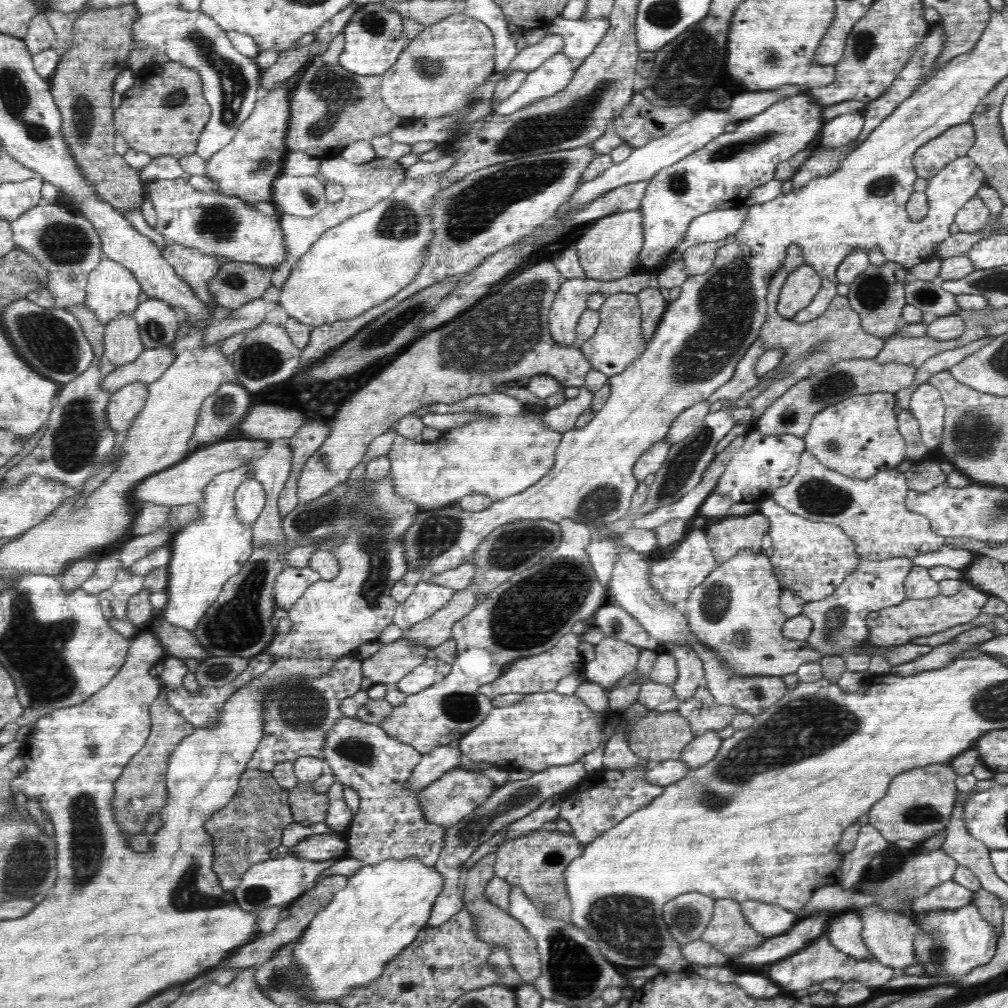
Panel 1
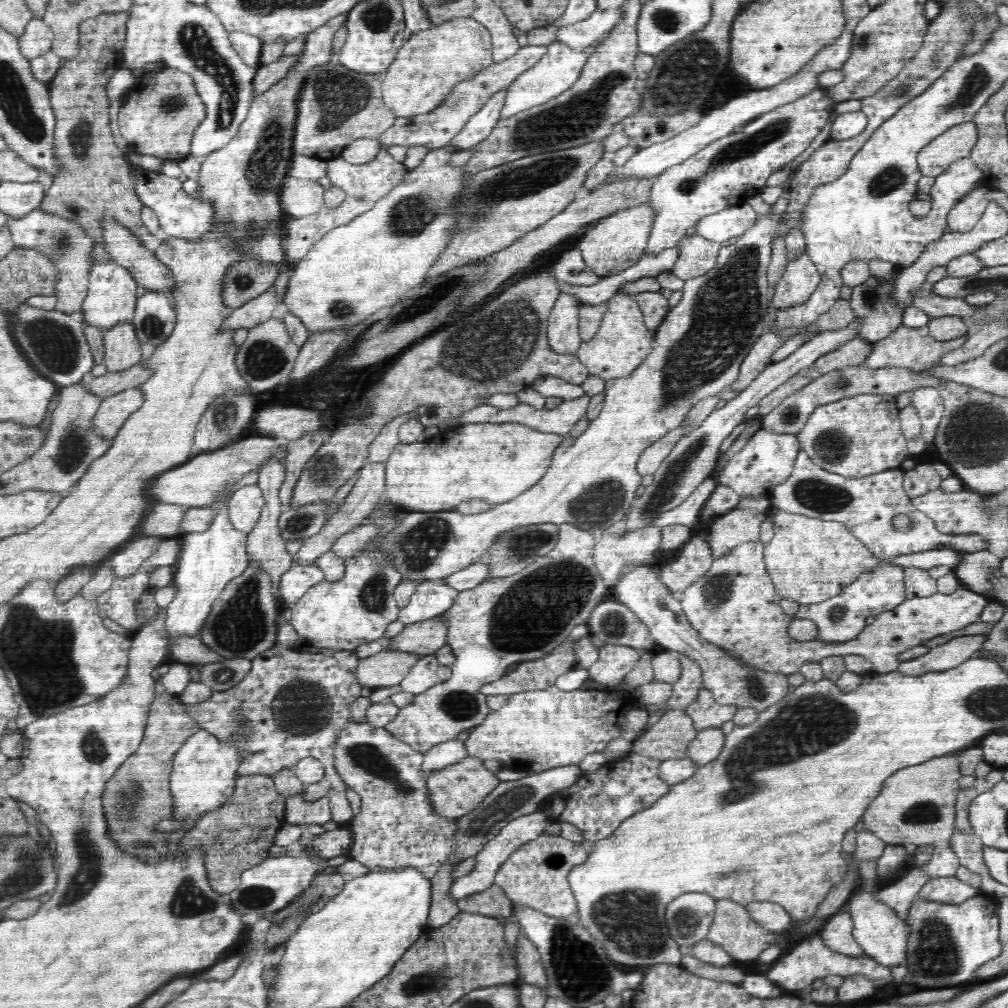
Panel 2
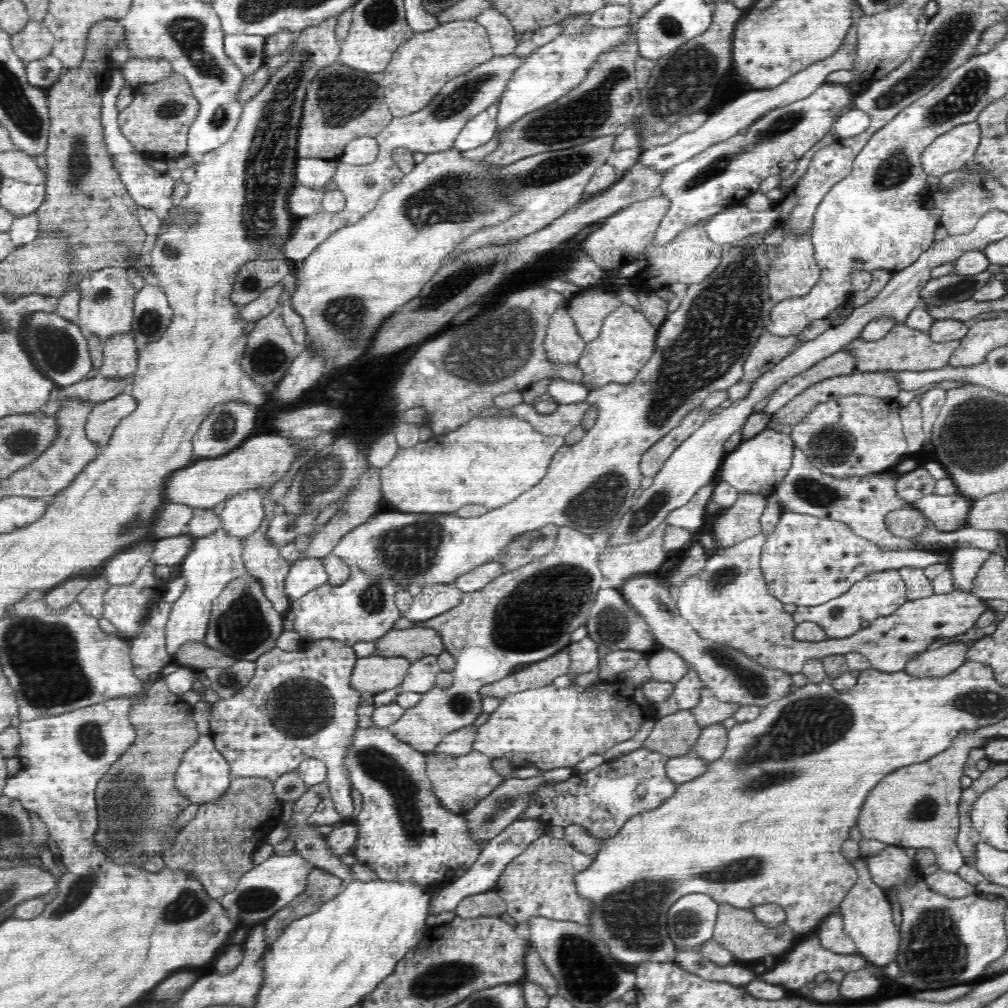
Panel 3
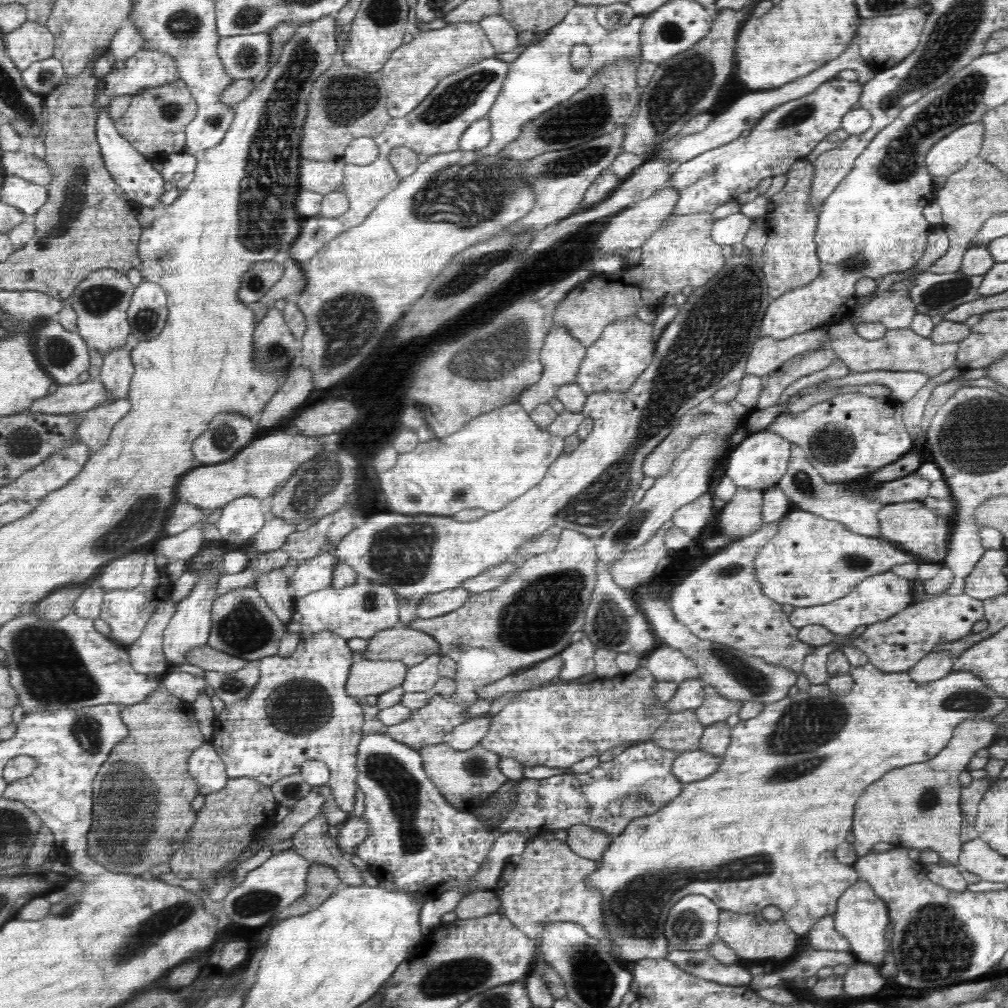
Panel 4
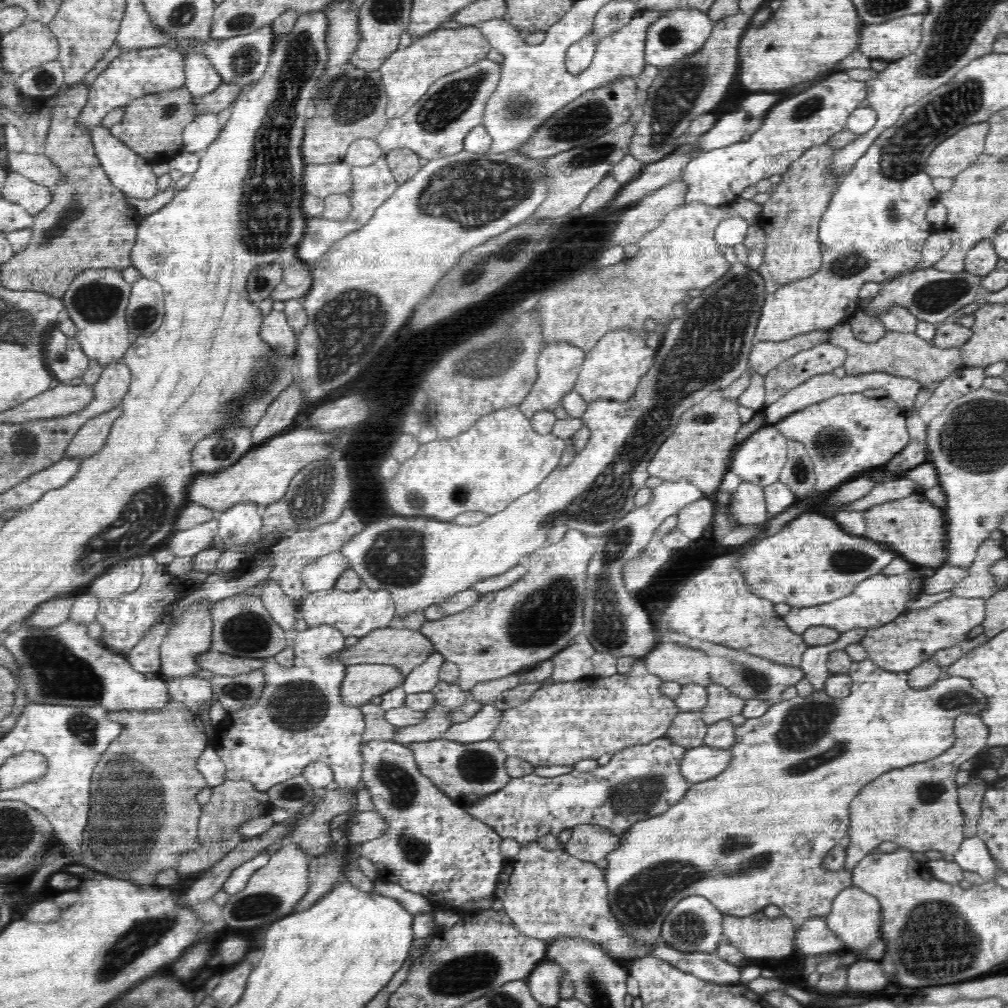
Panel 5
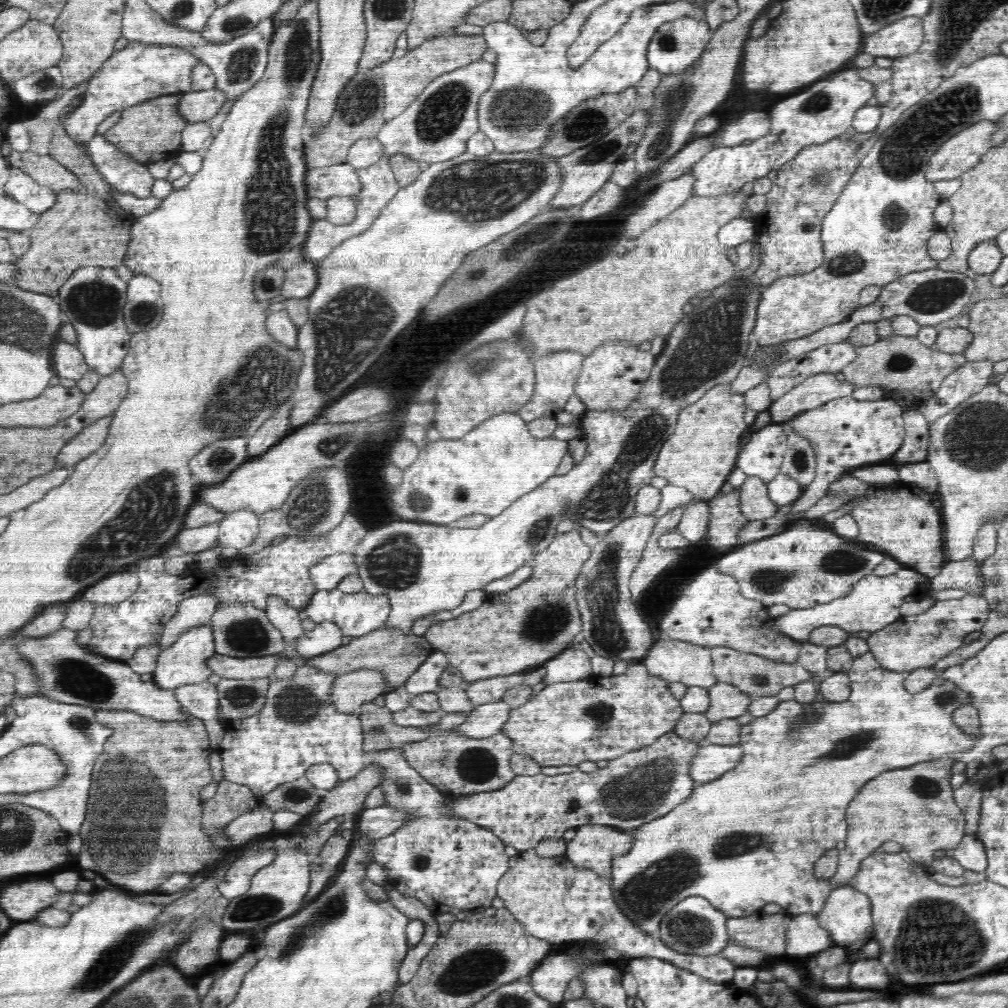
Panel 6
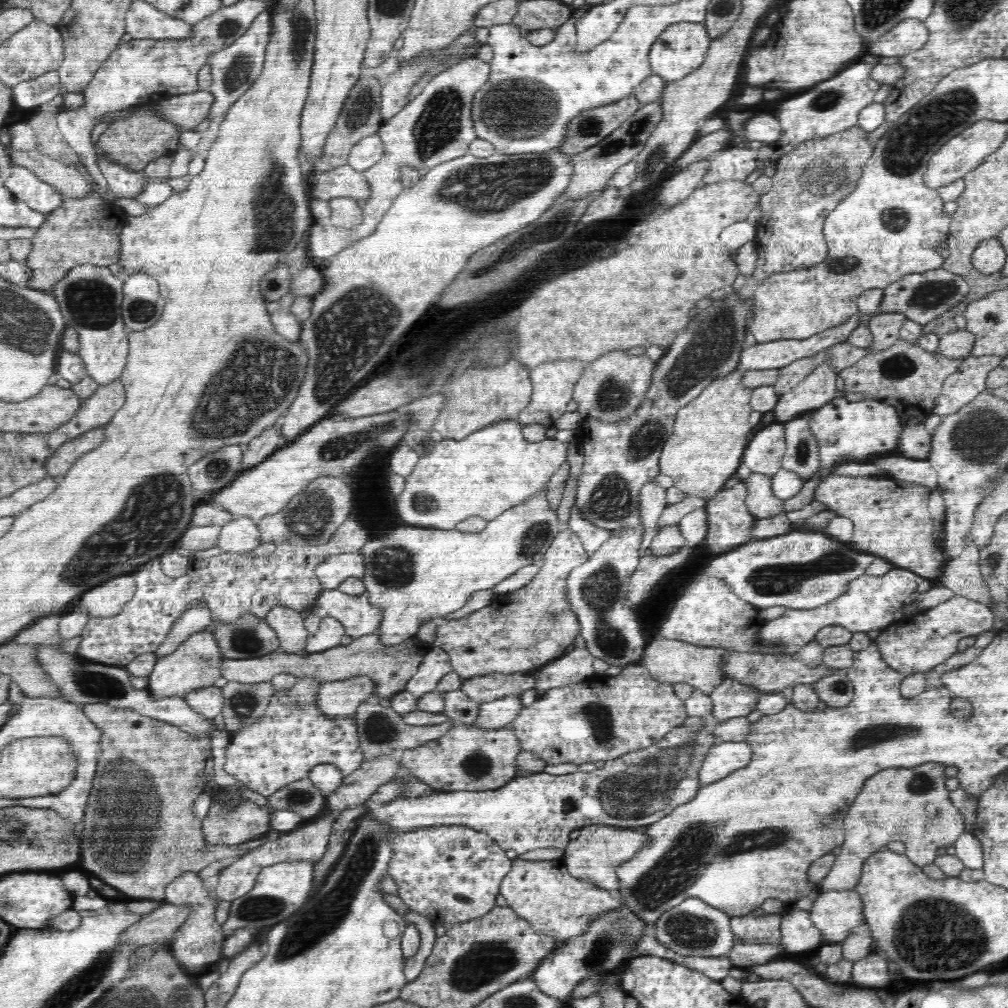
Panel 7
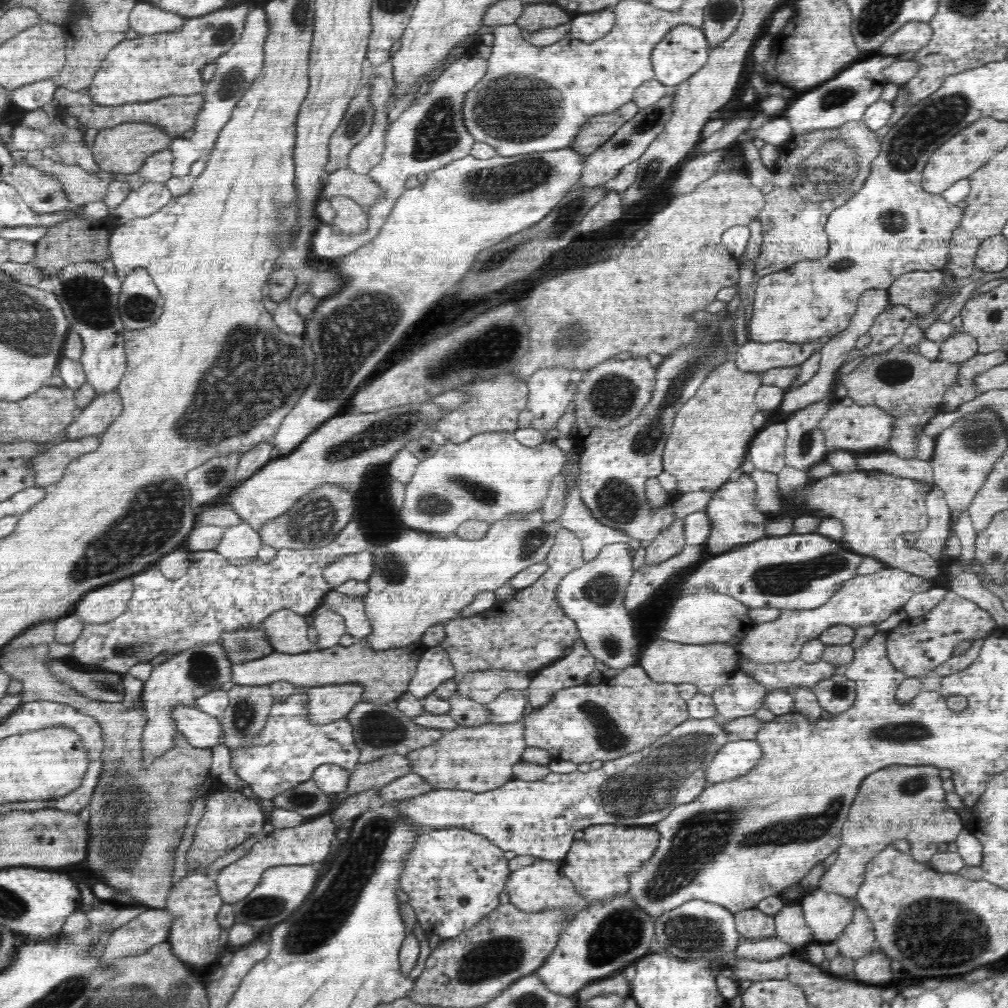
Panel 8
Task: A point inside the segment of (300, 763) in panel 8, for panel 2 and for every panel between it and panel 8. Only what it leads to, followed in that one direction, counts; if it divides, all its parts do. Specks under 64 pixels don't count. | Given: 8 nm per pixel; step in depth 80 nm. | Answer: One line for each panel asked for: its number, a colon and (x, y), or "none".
2: (296, 704)
3: (299, 705)
4: (299, 711)
5: (300, 718)
6: (298, 727)
7: (293, 736)

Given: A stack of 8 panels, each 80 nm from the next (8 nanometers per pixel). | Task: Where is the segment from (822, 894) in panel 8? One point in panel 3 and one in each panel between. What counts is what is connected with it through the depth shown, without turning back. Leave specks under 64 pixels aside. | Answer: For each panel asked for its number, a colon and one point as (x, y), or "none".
3: (867, 913)
4: (862, 917)
5: (856, 917)
6: (847, 915)
7: (835, 913)

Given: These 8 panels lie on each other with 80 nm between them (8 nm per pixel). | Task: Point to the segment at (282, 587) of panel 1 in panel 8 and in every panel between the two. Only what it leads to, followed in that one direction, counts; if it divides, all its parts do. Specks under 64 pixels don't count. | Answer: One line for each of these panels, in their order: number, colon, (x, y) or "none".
2: (294, 583)
3: (307, 573)
4: (314, 574)
5: (321, 574)
6: (326, 575)
7: (335, 569)
8: (360, 566)

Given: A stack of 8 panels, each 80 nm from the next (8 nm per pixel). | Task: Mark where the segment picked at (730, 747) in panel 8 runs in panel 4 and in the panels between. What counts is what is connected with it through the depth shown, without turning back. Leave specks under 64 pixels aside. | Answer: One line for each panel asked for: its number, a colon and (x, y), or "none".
4: (689, 766)
5: (702, 763)
6: (712, 760)
7: (726, 757)

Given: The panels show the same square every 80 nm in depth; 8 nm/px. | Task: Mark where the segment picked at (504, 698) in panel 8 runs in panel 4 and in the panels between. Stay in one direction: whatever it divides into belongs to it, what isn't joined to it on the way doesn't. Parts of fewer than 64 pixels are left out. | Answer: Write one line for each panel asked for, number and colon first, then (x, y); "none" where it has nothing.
4: (464, 736)
5: (479, 727)
6: (483, 721)
7: (494, 714)

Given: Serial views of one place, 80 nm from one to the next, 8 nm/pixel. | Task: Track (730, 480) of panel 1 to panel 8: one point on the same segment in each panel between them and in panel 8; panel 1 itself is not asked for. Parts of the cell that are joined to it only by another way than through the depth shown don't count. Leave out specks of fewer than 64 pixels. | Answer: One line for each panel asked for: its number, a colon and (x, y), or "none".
2: (767, 460)
3: (757, 466)
4: (759, 462)
5: (759, 460)
6: (762, 457)
7: (764, 453)
8: (767, 451)

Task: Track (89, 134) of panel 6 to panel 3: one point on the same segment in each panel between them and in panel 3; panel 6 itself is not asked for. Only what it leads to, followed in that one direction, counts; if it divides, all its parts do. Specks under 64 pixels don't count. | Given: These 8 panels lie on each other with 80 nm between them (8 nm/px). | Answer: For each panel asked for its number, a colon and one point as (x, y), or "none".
3: (136, 72)
4: (147, 68)
5: (136, 73)

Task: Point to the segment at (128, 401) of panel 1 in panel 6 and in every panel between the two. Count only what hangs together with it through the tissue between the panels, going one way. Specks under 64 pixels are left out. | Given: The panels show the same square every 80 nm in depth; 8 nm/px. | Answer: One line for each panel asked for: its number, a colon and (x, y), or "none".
2: (115, 410)
3: (102, 422)
4: (95, 430)
5: (90, 439)
6: (94, 436)

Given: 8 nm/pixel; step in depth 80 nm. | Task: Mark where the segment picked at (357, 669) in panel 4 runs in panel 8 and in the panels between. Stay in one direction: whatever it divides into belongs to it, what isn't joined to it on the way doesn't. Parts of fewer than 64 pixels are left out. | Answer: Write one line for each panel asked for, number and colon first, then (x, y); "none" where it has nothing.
5: (361, 682)
6: (350, 690)
7: (338, 698)
8: (332, 702)

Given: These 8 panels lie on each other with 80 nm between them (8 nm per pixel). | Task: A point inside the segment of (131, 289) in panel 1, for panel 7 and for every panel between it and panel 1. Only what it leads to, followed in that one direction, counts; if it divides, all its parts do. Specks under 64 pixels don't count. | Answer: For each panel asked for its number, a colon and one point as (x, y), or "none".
2: (111, 298)
3: (106, 304)
4: (101, 300)
5: (96, 301)
6: (93, 298)
7: (90, 296)

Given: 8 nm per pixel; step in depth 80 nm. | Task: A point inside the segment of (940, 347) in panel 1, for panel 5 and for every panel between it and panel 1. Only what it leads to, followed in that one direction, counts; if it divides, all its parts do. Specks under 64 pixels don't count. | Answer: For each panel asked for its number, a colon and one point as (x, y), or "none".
2: (906, 347)
3: (903, 349)
4: (901, 349)
5: (900, 354)

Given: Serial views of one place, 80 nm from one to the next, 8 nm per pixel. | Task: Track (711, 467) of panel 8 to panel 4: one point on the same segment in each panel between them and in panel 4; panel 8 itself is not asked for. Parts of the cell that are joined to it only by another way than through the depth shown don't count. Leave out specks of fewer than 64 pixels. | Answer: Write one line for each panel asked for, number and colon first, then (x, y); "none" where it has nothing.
4: (709, 416)
5: (701, 448)
6: (701, 454)
7: (710, 435)

